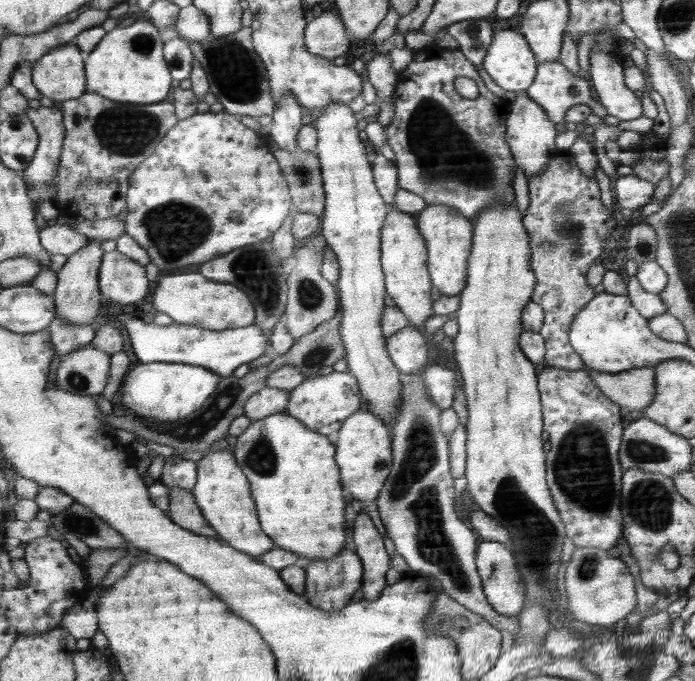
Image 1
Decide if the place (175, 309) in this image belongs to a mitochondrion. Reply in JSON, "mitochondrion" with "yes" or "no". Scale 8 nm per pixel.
{"mitochondrion":"no"}

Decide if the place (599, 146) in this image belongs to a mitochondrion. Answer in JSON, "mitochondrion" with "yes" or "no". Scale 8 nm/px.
{"mitochondrion":"no"}

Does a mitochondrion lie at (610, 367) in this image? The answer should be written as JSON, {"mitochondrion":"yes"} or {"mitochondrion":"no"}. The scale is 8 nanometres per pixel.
{"mitochondrion":"no"}

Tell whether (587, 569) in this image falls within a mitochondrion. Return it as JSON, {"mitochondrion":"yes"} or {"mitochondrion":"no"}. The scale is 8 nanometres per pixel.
{"mitochondrion":"yes"}

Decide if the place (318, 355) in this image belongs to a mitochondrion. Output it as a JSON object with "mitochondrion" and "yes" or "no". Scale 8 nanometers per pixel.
{"mitochondrion":"yes"}

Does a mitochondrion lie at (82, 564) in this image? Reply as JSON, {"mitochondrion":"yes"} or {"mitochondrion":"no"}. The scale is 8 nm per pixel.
{"mitochondrion":"no"}

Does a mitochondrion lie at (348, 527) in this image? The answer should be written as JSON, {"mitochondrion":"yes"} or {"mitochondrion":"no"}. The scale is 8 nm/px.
{"mitochondrion":"no"}

